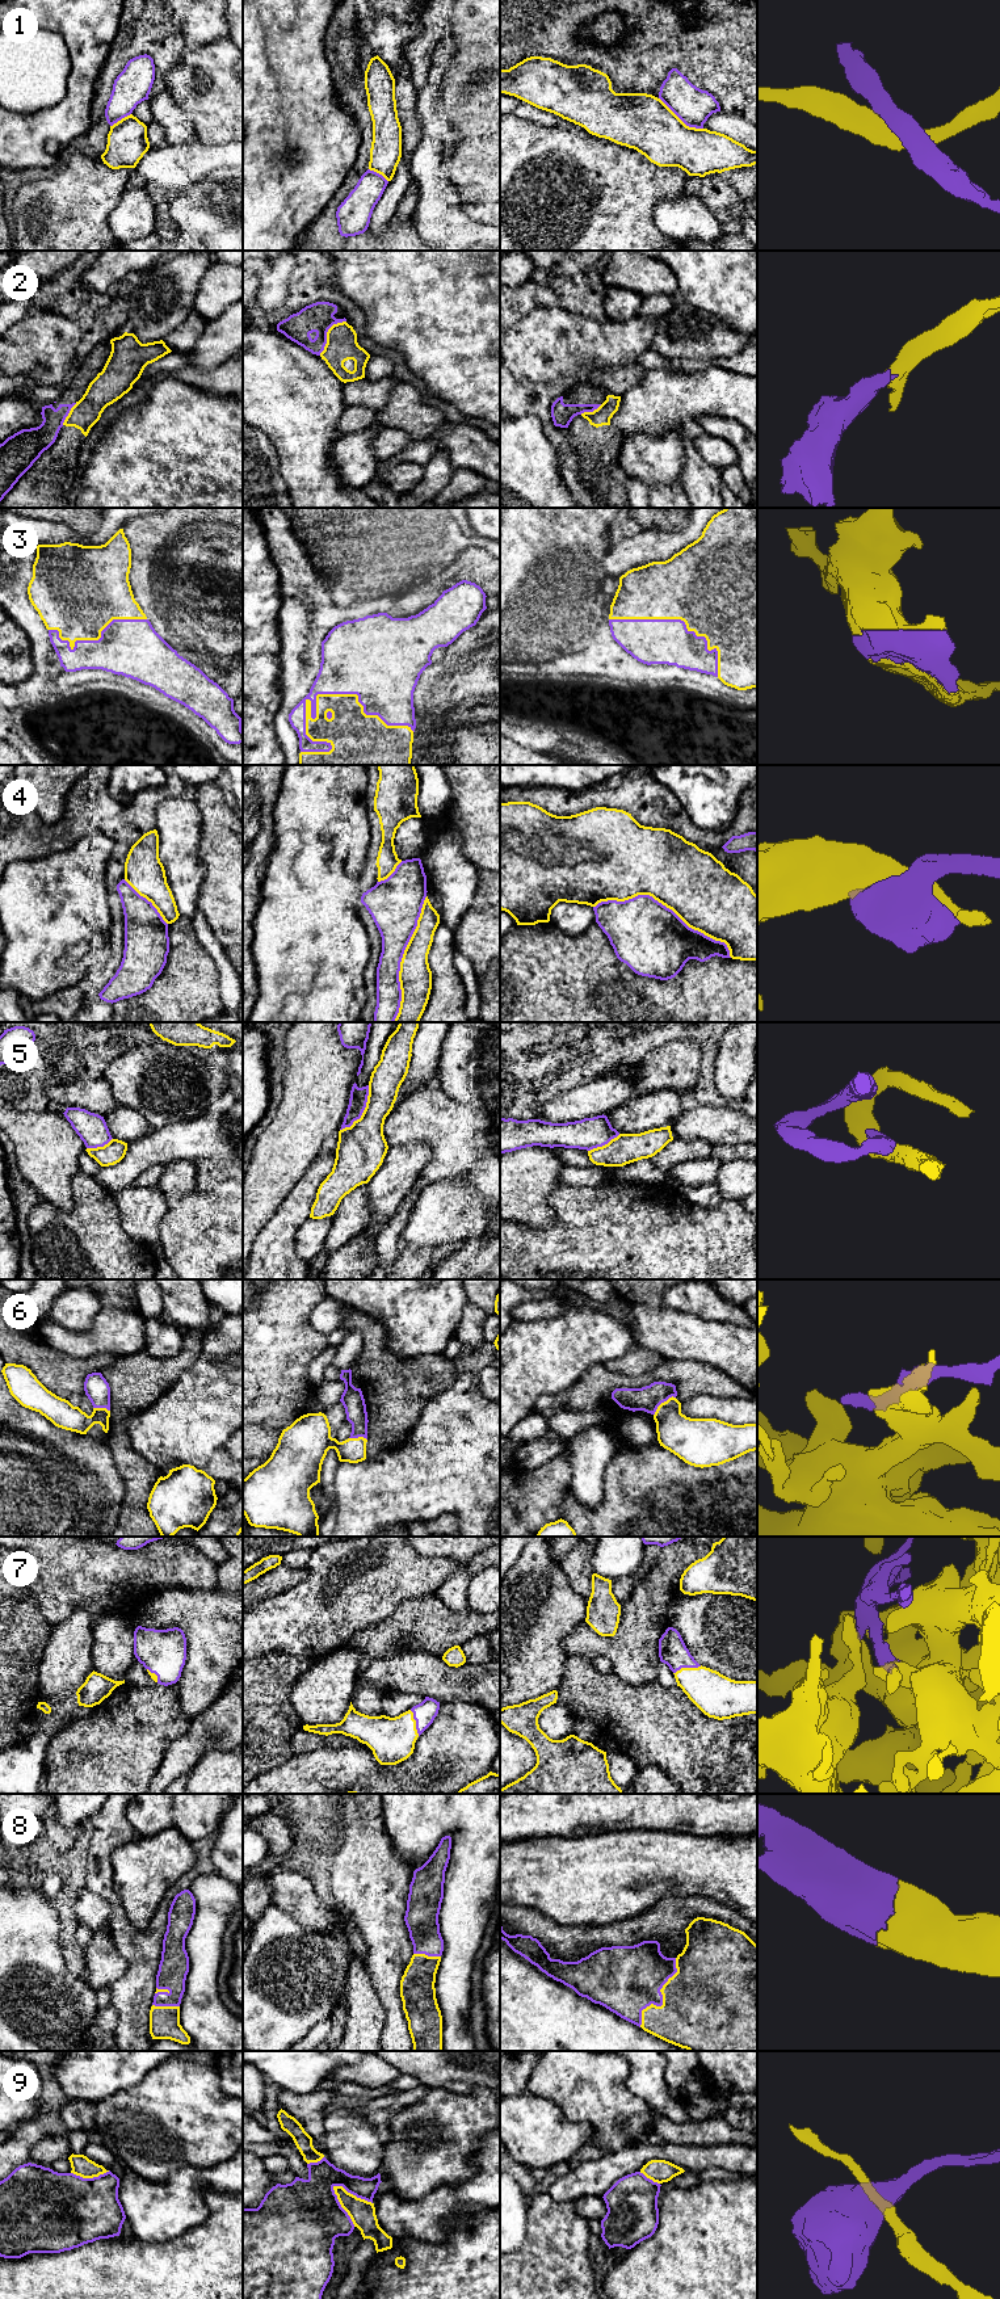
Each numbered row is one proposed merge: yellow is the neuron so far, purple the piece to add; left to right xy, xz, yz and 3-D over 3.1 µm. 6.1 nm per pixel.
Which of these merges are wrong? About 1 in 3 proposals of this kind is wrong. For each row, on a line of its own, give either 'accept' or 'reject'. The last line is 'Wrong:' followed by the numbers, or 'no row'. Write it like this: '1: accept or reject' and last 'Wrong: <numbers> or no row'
1: accept
2: reject
3: accept
4: reject
5: reject
6: accept
7: accept
8: accept
9: reject
Wrong: 2, 4, 5, 9

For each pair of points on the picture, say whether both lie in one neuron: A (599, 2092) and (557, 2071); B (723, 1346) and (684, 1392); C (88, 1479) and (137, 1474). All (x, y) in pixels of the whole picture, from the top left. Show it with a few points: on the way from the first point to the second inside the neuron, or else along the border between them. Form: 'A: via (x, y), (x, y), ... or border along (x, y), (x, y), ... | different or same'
A: via (588, 2084), (572, 2072), (567, 2072) | same
B: border along (677, 1360), (696, 1360), (711, 1364), (735, 1379) | different
C: border along (108, 1448), (114, 1467), (124, 1483), (121, 1507) | different

